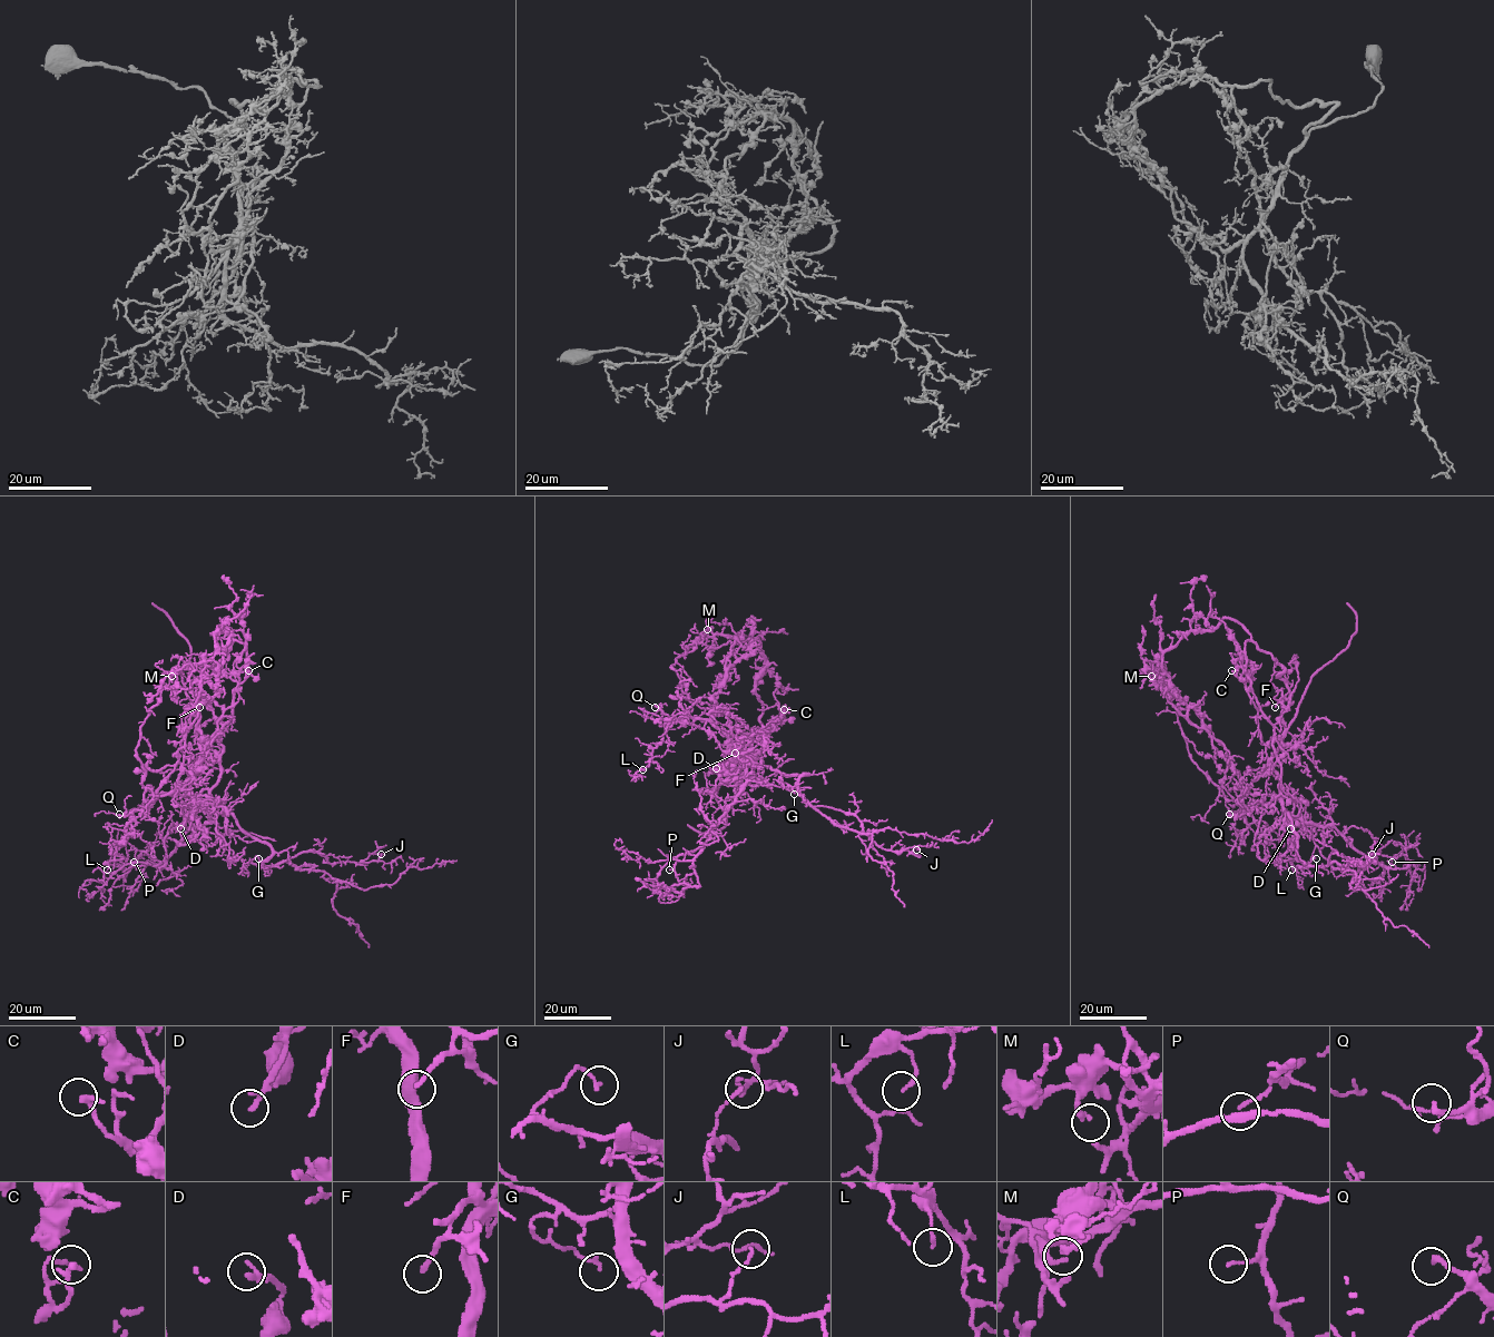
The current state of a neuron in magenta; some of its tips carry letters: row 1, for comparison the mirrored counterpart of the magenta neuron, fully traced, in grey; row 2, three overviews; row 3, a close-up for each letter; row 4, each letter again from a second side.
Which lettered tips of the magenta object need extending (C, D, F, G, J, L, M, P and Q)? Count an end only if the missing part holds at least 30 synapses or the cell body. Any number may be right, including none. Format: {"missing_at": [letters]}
{"missing_at": ["D"]}

